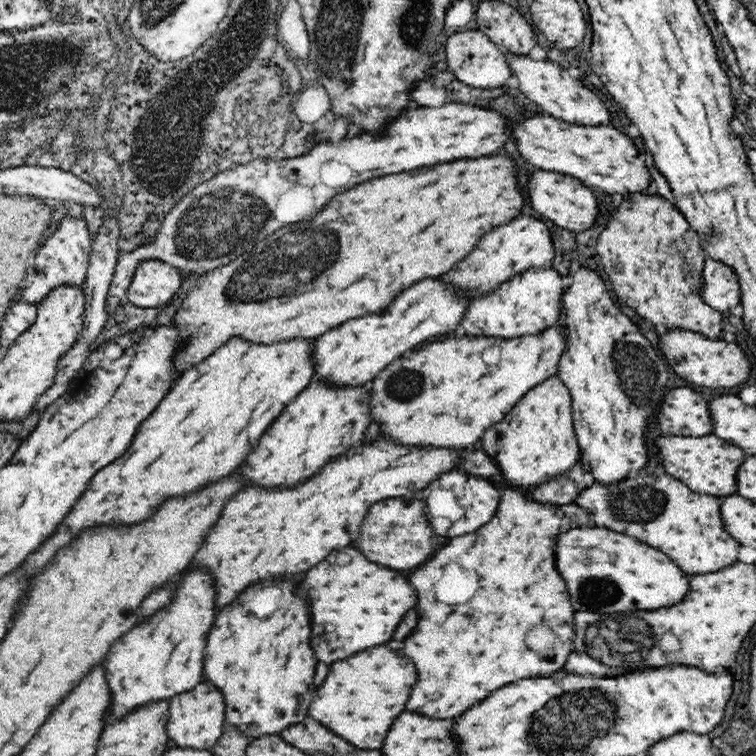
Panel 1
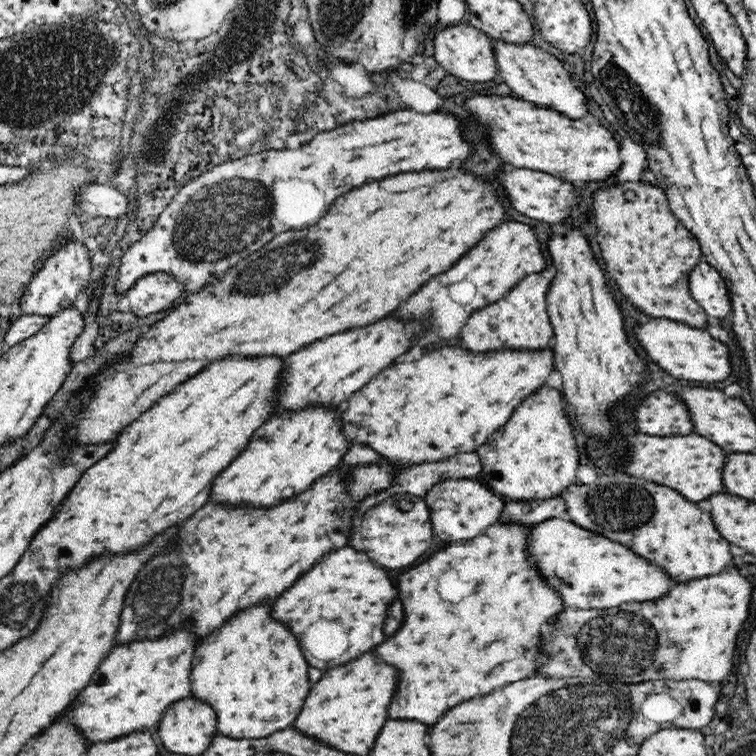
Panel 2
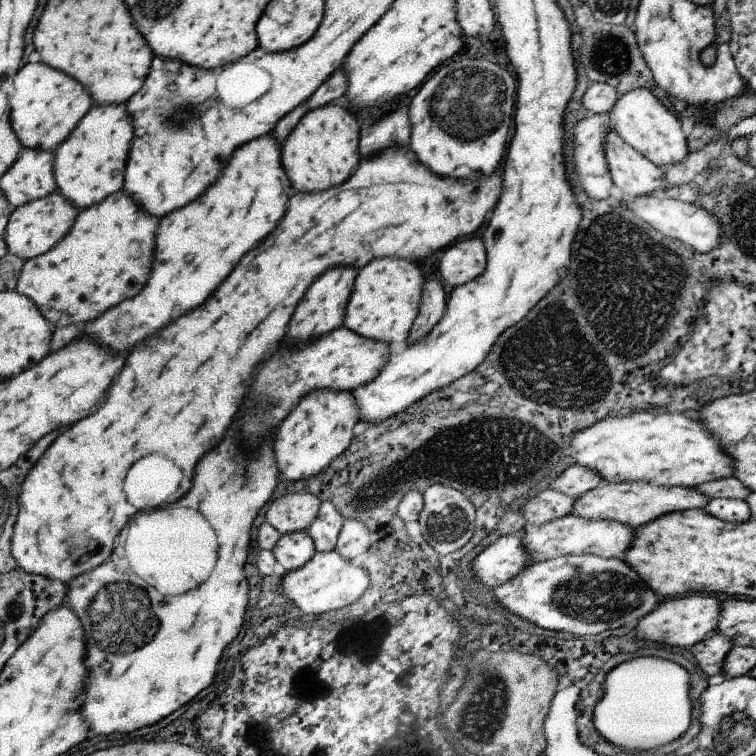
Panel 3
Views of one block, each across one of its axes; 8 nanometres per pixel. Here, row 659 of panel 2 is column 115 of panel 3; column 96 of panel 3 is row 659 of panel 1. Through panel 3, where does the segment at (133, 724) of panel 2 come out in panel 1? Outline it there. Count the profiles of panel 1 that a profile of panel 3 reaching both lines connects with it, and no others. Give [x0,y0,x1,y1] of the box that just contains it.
[104,570,218,724]

